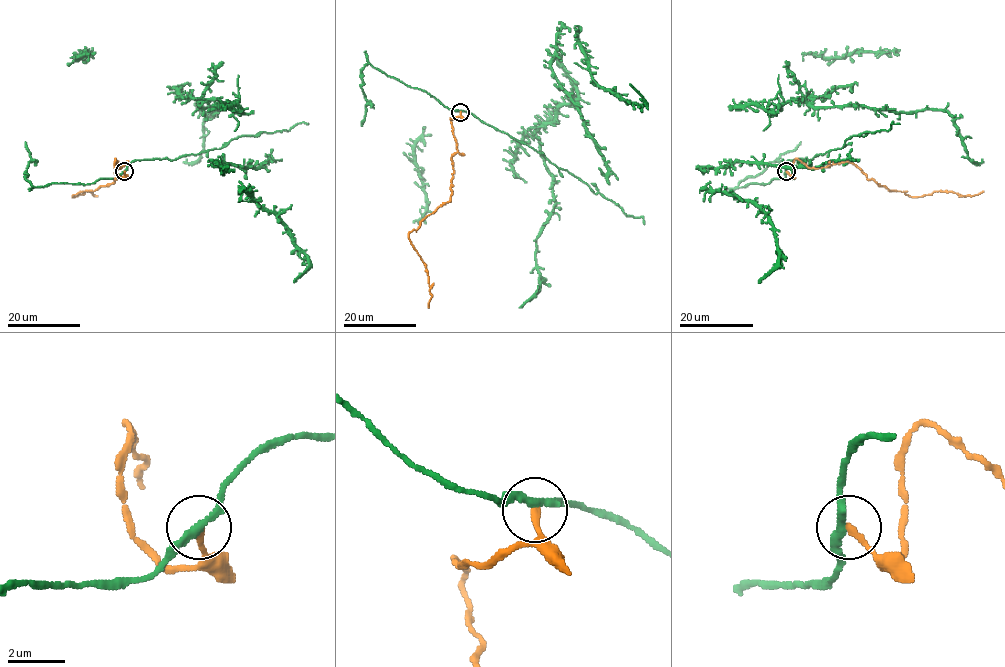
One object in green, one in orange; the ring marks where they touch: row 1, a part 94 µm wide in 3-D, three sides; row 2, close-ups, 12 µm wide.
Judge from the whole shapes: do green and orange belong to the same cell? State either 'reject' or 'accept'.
reject

